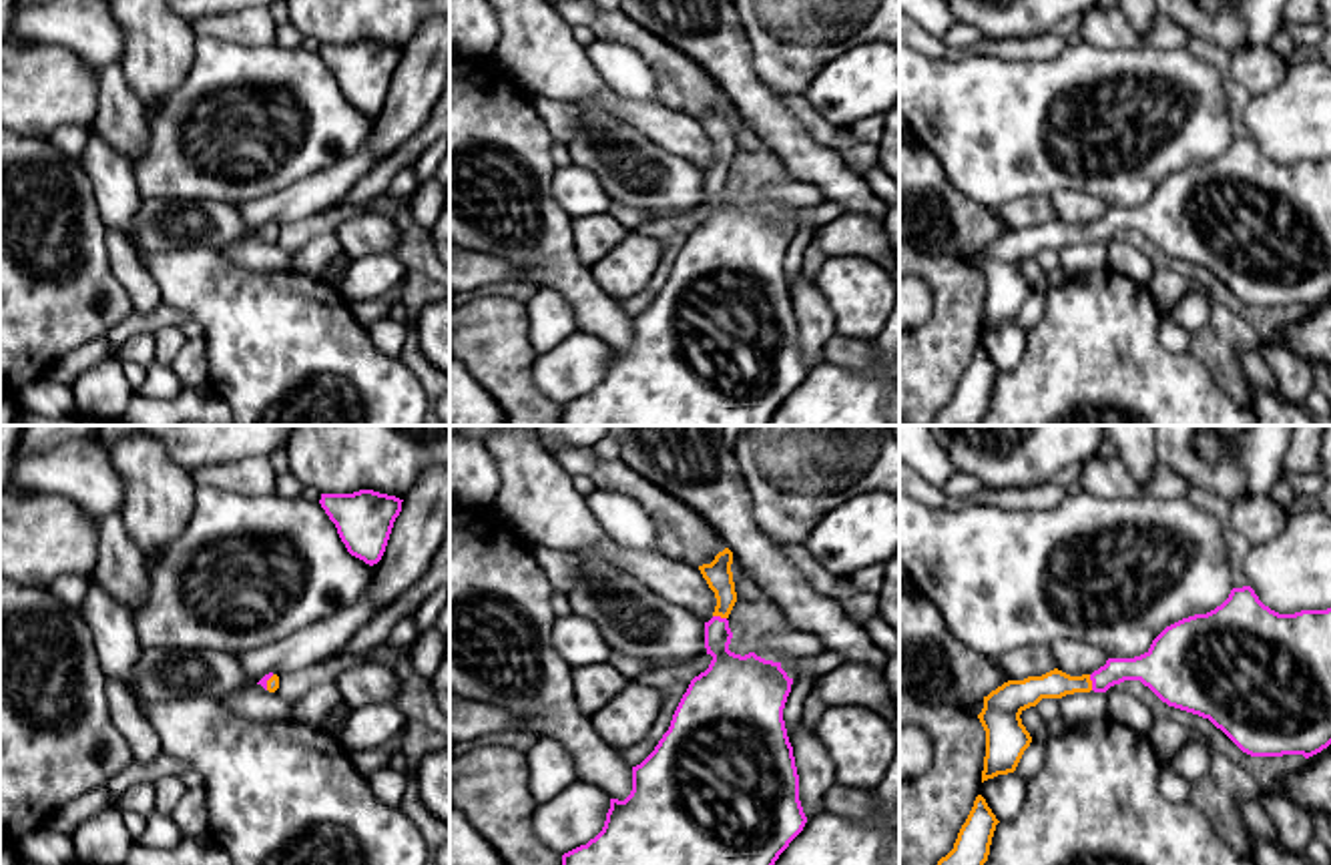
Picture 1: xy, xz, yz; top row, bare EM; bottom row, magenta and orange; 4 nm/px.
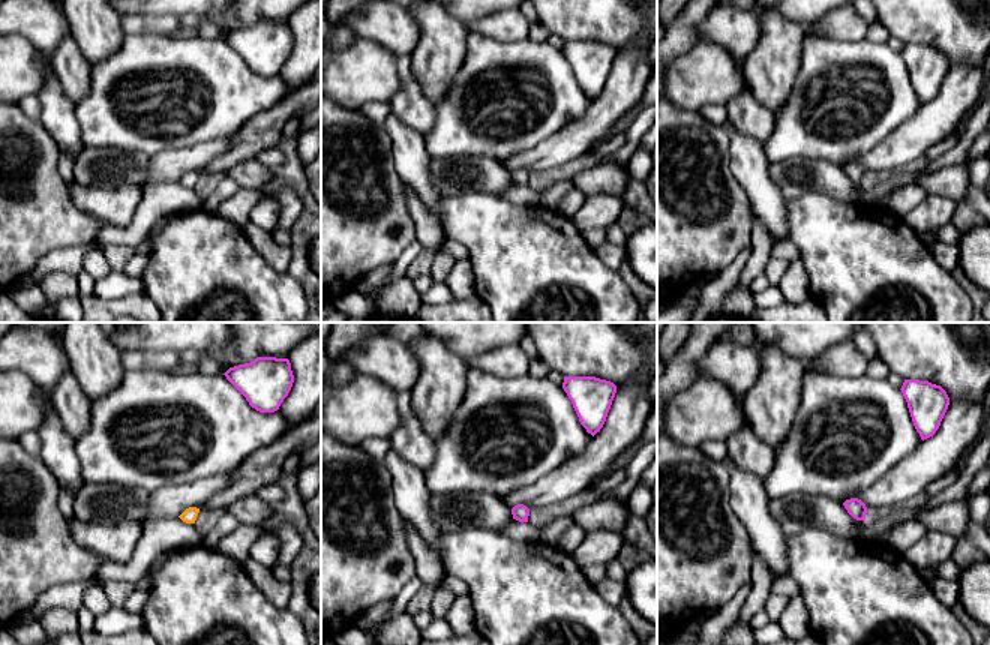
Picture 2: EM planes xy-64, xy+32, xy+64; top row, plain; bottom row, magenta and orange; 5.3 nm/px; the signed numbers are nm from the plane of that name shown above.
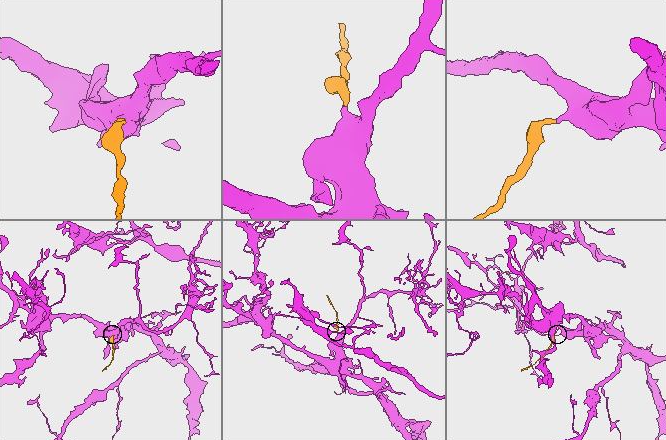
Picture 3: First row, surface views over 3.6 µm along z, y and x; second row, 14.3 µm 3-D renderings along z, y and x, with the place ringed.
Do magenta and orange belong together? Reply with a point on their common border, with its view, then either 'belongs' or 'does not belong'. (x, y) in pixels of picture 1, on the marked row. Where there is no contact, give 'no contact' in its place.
yz (1093, 683) | belongs

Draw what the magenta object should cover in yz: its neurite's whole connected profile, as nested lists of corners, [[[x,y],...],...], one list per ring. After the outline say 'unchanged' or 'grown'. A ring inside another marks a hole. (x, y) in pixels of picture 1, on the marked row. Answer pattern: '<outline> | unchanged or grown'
[[[1251,586],[1233,588],[1215,610],[1166,626],[1140,656],[1108,658],[1082,676],[1054,668],[1042,676],[1008,680],[984,696],[978,714],[986,731],[982,783],[1016,771],[1032,743],[1020,718],[1026,708],[1042,698],[1106,692],[1124,680],[1140,680],[1168,706],[1209,718],[1251,757],[1309,759],[1331,745],[1331,608],[1279,614]]] | grown

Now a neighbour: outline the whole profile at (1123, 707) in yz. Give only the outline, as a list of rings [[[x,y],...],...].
[[[1120,684],[1110,686],[1106,692],[1106,716],[1130,727],[1138,735],[1148,735],[1154,723],[1152,710]]]

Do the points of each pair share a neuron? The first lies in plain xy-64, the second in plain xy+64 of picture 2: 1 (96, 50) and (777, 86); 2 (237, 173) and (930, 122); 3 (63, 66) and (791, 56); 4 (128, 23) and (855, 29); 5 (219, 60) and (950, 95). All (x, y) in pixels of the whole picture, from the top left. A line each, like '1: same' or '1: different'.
1: same
2: different
3: same
4: same
5: different

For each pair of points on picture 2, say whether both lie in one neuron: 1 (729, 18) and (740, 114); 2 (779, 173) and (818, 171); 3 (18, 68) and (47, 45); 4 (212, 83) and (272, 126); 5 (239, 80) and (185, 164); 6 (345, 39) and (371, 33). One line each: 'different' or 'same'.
1: different
2: same
3: same
4: different
5: different
6: different

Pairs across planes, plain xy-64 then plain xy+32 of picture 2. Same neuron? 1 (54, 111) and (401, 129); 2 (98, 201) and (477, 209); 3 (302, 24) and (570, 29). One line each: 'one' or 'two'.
1: one
2: one
3: two

